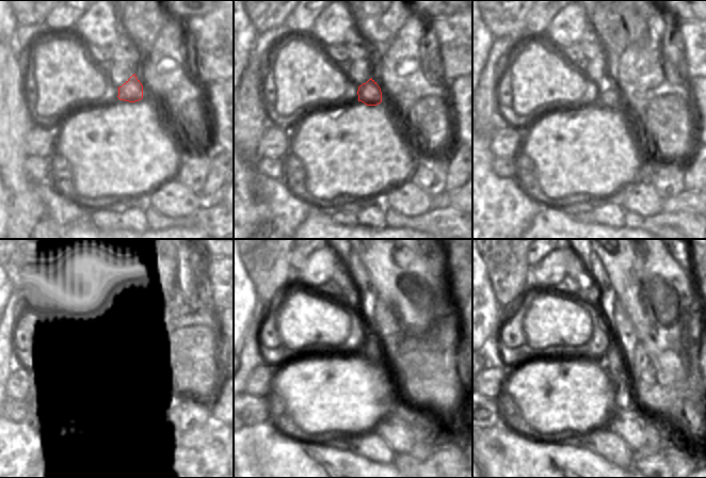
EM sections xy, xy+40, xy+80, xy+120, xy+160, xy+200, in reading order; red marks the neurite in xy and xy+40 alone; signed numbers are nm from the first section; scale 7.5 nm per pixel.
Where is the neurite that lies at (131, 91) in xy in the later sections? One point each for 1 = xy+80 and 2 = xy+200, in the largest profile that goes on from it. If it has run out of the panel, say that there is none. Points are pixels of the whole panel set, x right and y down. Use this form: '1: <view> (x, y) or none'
1: xy+80 (608, 96)
2: xy+200 (613, 364)

